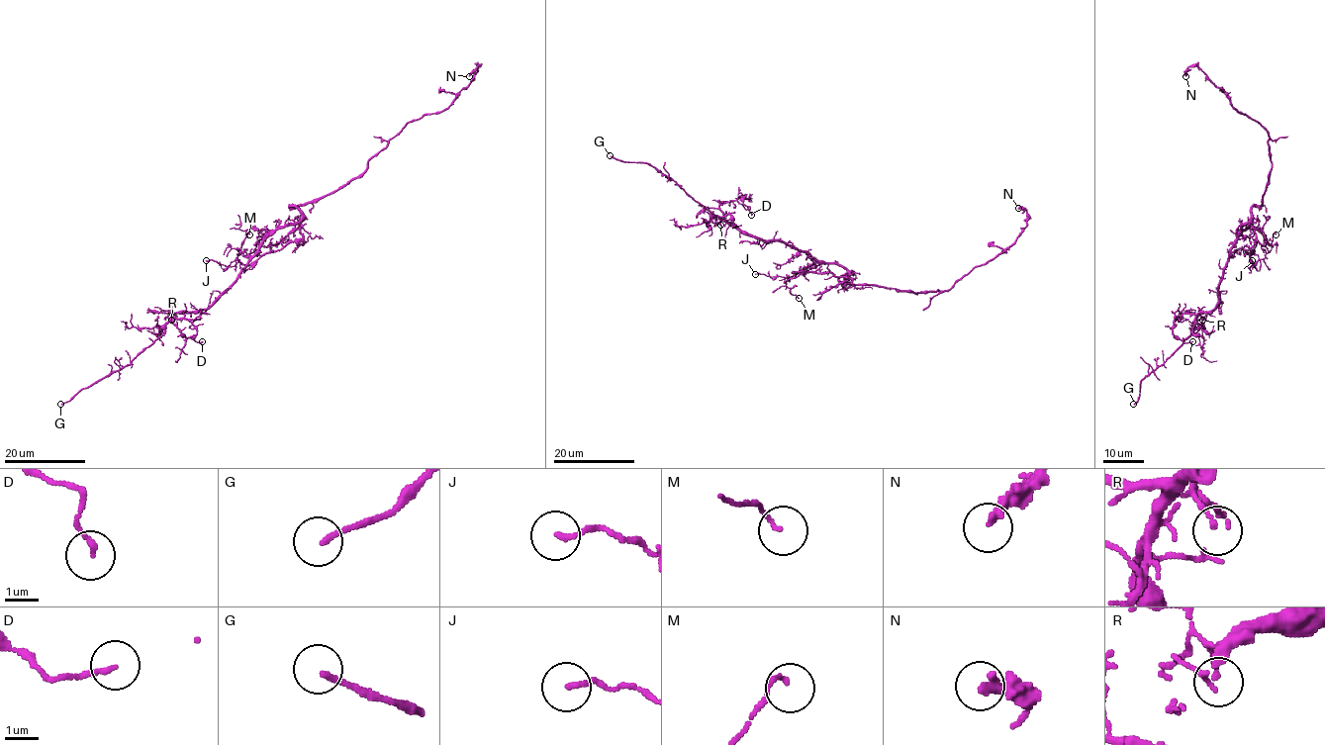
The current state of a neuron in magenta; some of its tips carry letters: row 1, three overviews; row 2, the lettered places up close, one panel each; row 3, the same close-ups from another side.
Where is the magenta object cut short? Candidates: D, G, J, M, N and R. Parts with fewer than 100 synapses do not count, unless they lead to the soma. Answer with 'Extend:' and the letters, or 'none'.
Extend: G

